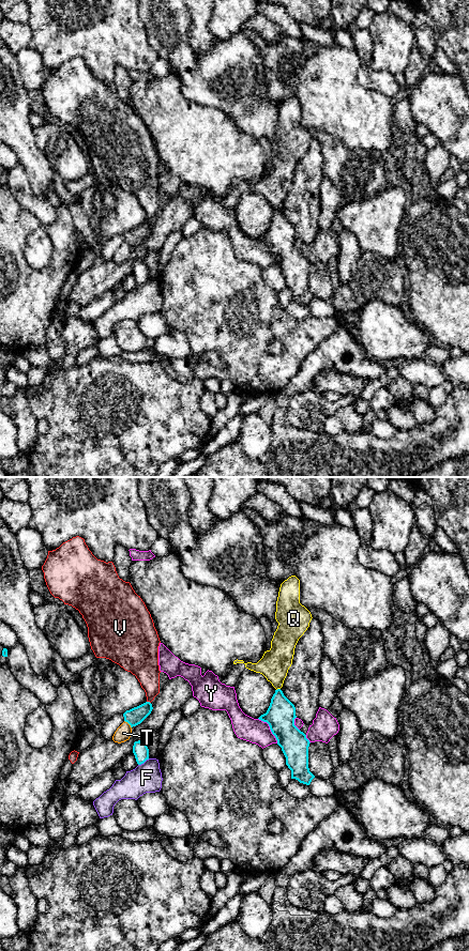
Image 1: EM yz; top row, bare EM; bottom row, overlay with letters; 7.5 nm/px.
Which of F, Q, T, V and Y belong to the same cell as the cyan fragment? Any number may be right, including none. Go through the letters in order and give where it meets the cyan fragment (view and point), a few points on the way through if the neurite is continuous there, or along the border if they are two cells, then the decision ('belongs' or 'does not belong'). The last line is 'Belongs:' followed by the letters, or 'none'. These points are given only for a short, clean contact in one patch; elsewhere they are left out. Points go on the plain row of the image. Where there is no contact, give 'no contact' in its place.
F: yz (144, 282) | along yz (149, 279), (138, 286) | does not belong
Q: yz (277, 210) | along yz (280, 209), (276, 211) | does not belong
T: yz (129, 244) | along yz (124, 241), (131, 248) | does not belong
V: yz (149, 223) | does not belong
Y: yz (270, 249) | does not belong
Belongs: none

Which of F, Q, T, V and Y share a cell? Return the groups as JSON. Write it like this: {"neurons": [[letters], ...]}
{"neurons": [["F"], ["Q"], ["T"], ["V"], ["Y"]]}

